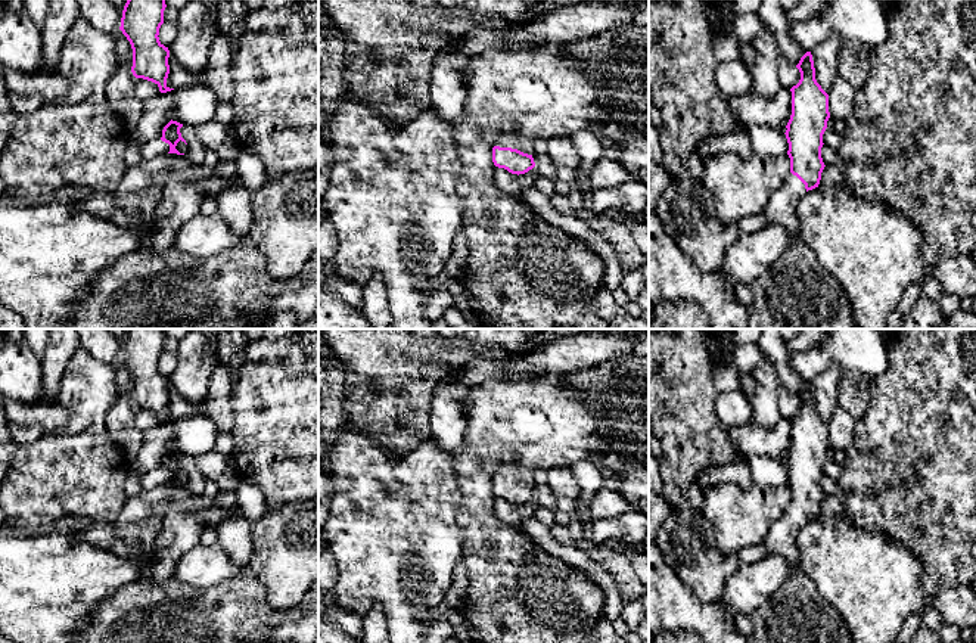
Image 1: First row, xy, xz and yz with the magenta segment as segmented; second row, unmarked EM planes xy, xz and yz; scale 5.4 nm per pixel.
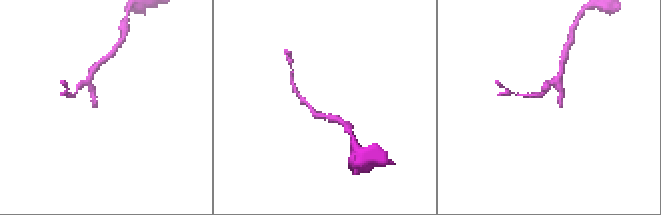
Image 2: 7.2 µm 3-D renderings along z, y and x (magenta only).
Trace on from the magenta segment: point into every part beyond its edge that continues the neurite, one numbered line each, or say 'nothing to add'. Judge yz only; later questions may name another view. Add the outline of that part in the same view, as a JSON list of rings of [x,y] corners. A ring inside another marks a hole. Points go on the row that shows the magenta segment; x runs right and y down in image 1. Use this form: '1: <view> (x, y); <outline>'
1: yz (782, 207); [[[790,174],[781,187],[771,195],[764,209],[767,224],[778,224],[790,236],[796,236],[799,233],[796,209],[805,193],[805,184],[796,175]]]

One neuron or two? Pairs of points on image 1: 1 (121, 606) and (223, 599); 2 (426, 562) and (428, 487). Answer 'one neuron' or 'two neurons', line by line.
1: one neuron
2: one neuron

